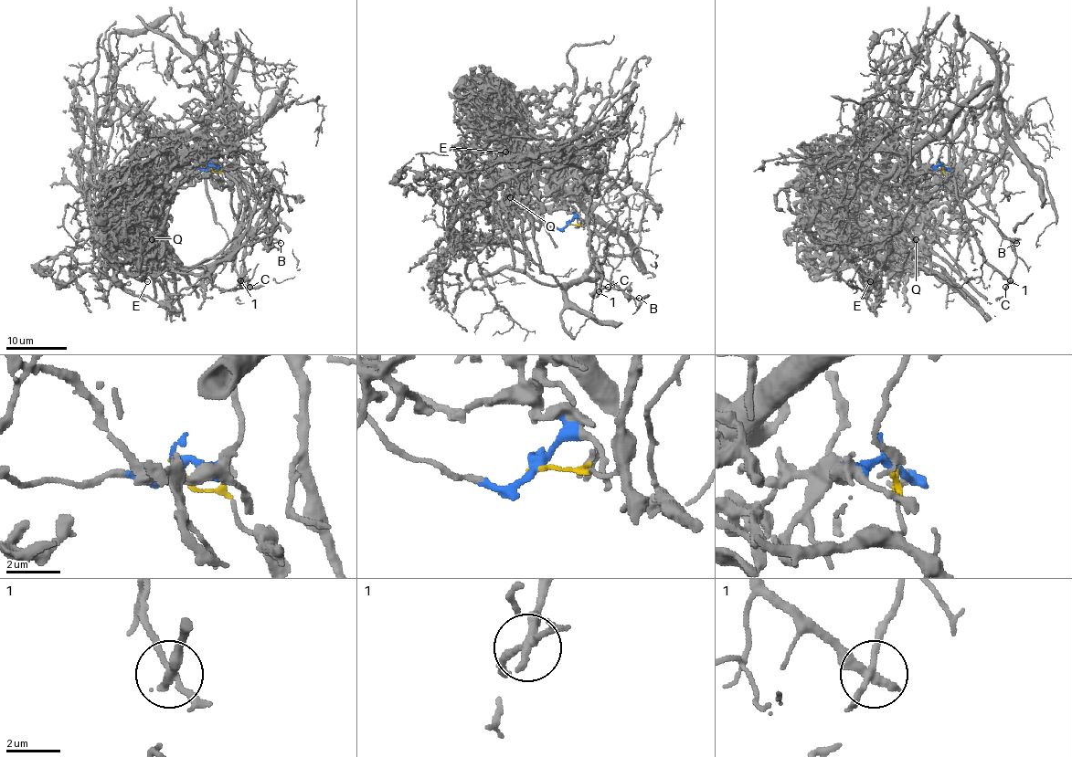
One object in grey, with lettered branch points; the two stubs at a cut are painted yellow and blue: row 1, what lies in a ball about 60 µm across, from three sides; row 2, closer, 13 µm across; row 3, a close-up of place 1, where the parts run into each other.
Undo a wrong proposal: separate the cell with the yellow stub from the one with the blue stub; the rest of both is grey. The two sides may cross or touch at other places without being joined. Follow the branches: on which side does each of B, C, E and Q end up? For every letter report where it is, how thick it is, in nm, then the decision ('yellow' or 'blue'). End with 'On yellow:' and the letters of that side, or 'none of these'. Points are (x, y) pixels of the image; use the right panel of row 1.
B: place (1016, 243); calibre 200 nm; yellow
C: place (1005, 287); calibre 240 nm; yellow
E: place (870, 281); calibre 170 nm; blue
Q: place (916, 239); calibre 400 nm; blue
On yellow: B, C

